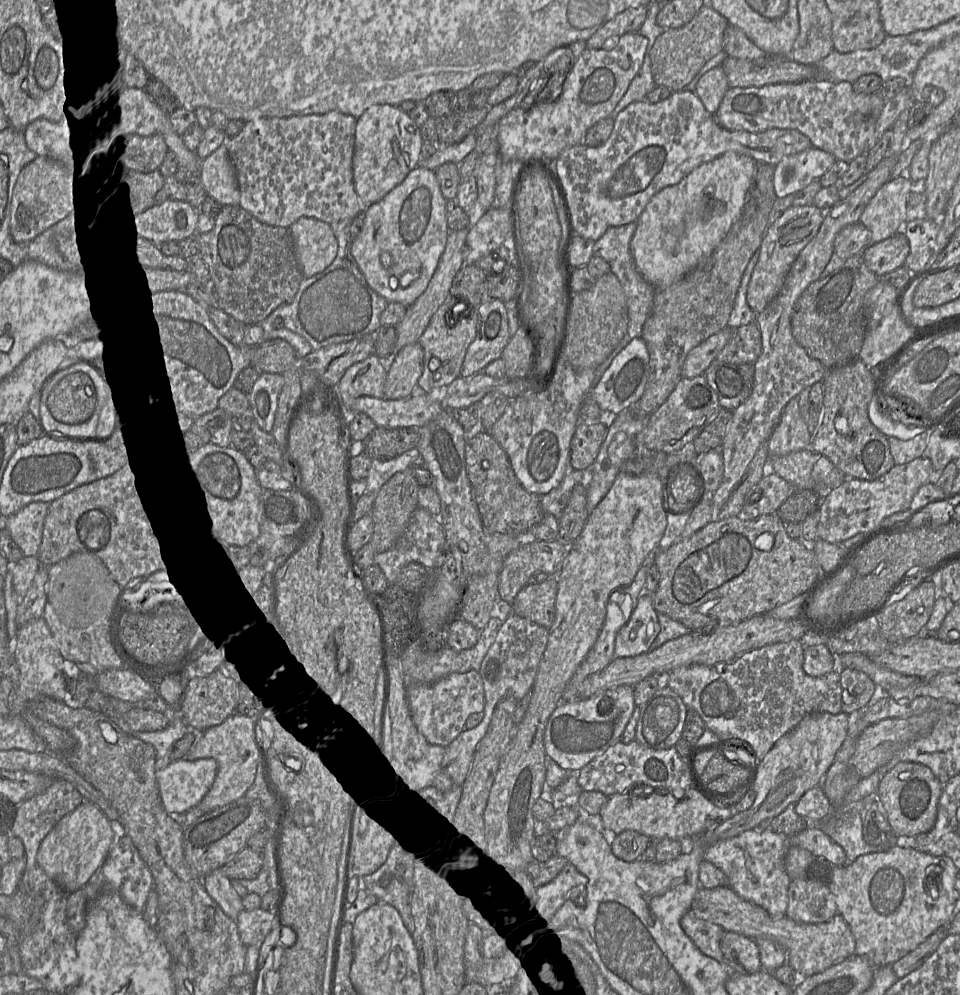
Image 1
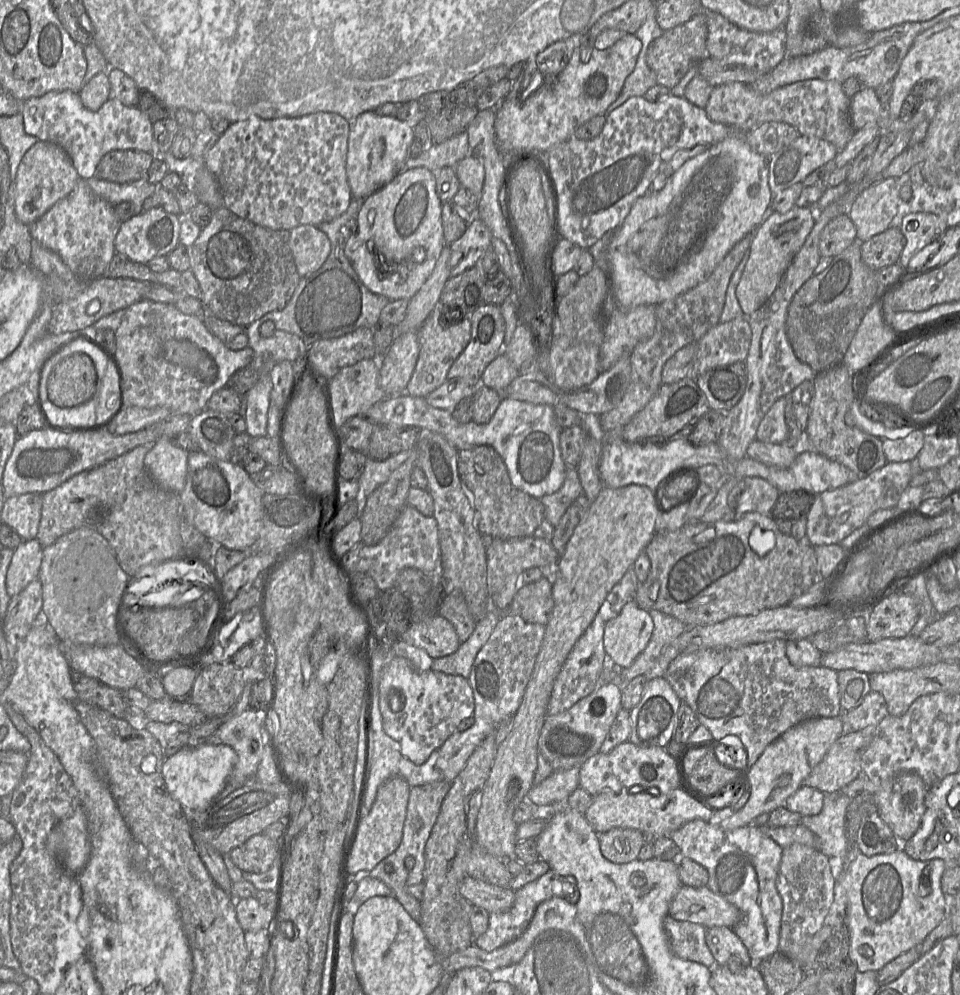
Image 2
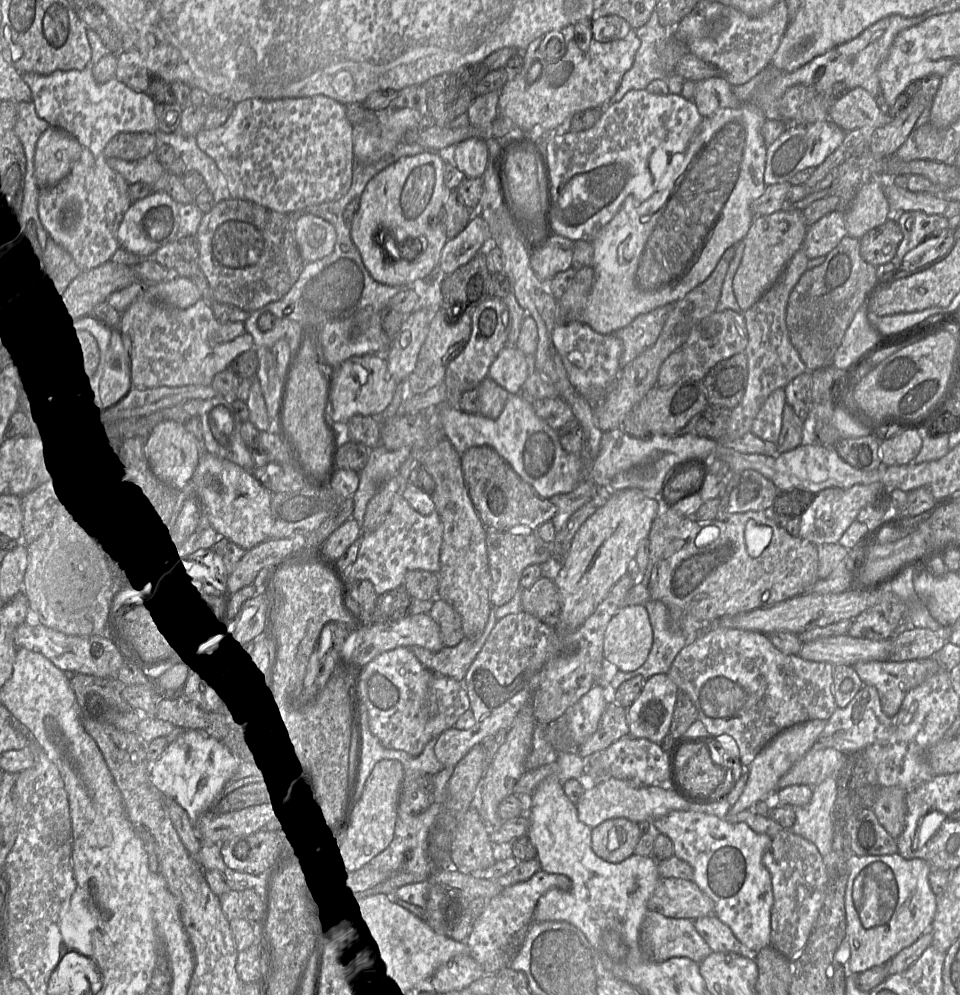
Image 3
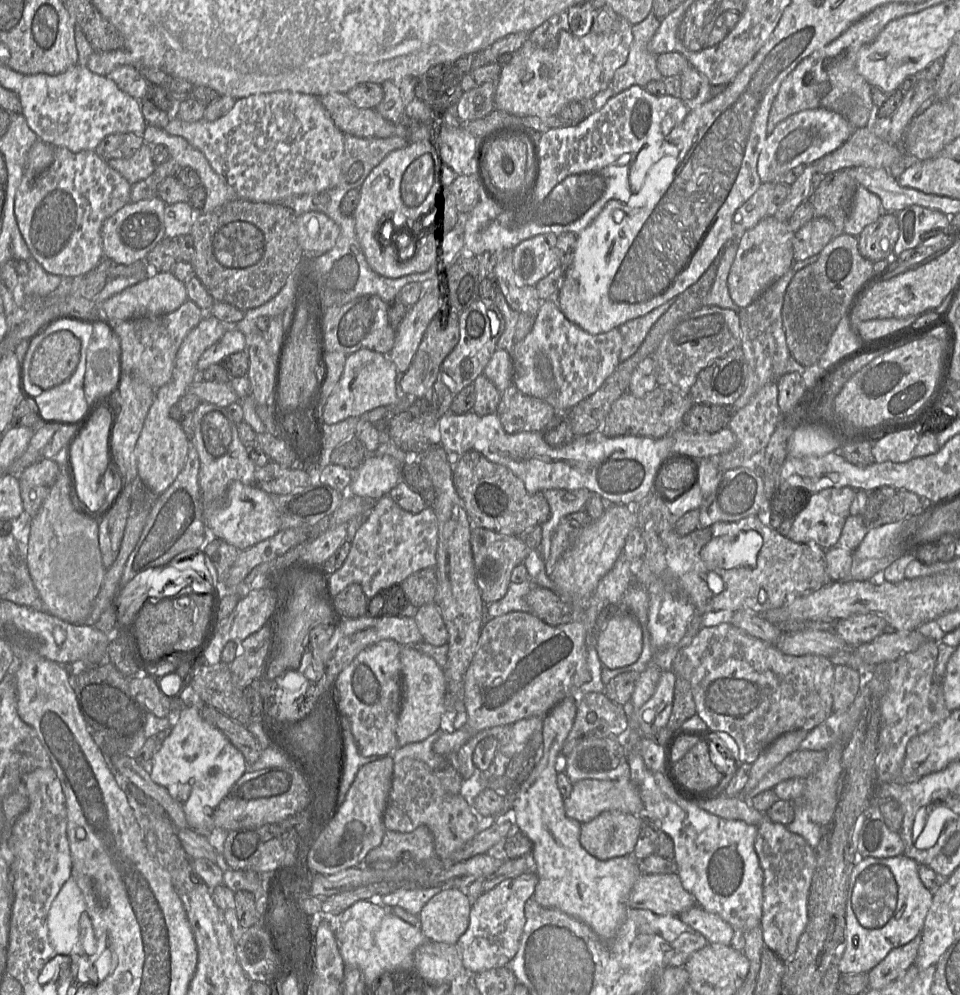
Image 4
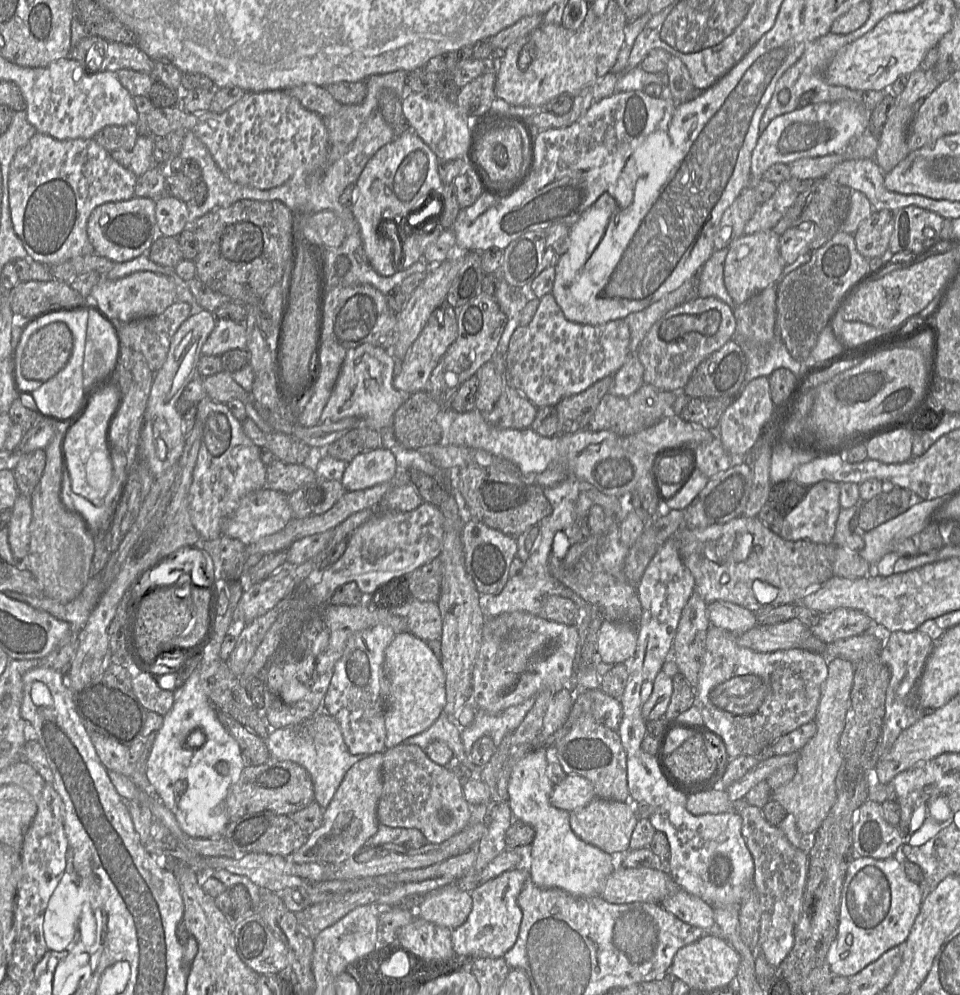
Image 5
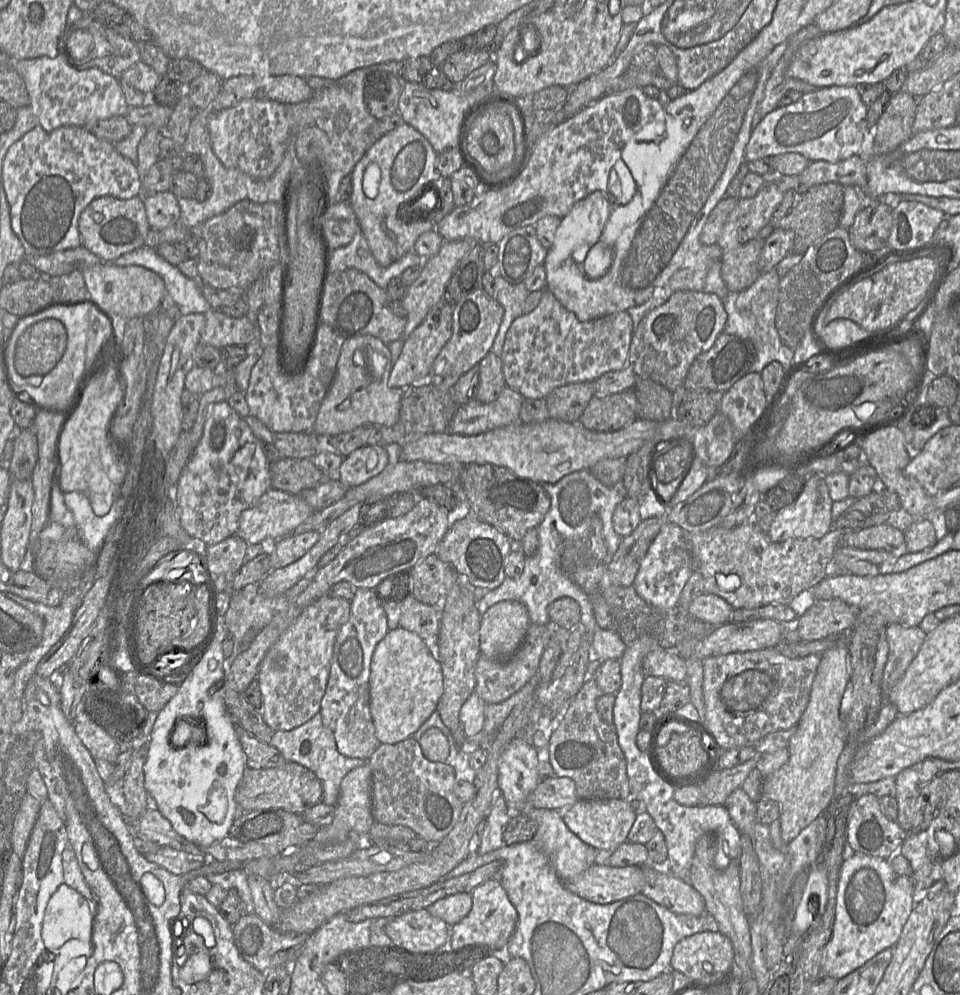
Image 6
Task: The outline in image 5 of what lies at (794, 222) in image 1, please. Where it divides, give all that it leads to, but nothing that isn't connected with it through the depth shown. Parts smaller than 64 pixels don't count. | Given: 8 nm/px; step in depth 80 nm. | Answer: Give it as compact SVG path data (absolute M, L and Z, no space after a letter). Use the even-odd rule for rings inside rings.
M770 230L742 234L728 246L724 263L724 284L736 304L743 304L751 297L781 279L786 265L779 250L780 235Z

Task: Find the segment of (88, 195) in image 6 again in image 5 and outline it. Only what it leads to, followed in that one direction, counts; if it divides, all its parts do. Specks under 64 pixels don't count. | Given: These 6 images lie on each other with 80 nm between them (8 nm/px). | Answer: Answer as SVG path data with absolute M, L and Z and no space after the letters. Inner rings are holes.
M37 132L16 152L8 177L12 223L28 258L51 267L78 256L94 254L94 247L87 234L87 223L92 211L105 203L127 201L135 197L137 179L133 172L116 162L111 153L94 139L57 140Z

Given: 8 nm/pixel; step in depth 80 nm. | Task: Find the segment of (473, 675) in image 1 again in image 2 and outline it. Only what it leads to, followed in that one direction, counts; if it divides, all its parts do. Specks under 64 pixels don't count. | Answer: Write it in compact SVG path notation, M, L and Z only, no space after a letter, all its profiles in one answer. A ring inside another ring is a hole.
M394 657L378 685L379 708L385 733L399 743L402 754L422 764L454 732L461 720L474 713L473 691L468 678L416 669L407 659Z

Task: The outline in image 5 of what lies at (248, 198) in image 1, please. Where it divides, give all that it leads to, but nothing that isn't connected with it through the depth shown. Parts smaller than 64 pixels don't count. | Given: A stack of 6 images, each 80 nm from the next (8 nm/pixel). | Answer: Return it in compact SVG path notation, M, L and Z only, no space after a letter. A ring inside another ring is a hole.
M286 91L246 93L246 95L222 113L206 110L187 113L179 105L167 108L154 107L144 116L144 122L155 137L166 137L183 129L192 132L209 150L218 167L235 183L262 190L283 185L293 177L307 176L323 170L328 154L328 133L323 118L305 109Z

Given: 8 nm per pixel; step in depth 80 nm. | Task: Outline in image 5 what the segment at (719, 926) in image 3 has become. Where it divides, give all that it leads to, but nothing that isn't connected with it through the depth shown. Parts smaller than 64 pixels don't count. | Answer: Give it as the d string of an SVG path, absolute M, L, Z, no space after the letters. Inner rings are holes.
M680 889L660 905L687 924L702 928L706 933L720 935L715 926L713 909L699 897Z

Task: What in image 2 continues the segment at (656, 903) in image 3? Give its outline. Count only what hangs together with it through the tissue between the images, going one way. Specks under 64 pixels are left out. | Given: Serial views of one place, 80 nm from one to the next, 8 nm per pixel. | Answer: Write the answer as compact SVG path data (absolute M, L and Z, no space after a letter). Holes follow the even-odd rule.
M683 885L672 899L668 916L706 928L733 928L740 920L737 907L707 887Z

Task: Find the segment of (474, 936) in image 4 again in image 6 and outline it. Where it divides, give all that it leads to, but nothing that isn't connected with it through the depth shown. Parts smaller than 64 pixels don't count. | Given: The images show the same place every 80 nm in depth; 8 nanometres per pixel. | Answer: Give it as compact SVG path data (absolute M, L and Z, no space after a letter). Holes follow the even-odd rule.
M492 878L477 886L470 893L472 907L468 915L459 923L451 927L449 946L441 951L458 951L464 948L469 951L478 951L478 955L489 955L503 949L513 935L518 913L510 902L507 892L501 882Z

